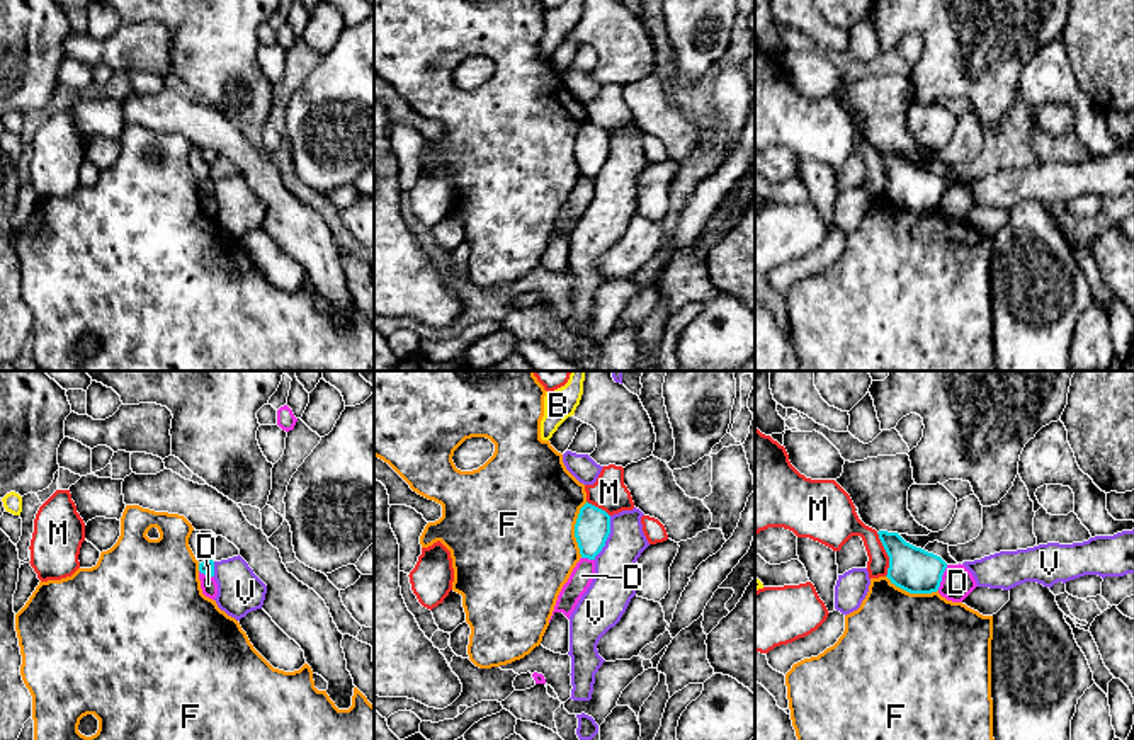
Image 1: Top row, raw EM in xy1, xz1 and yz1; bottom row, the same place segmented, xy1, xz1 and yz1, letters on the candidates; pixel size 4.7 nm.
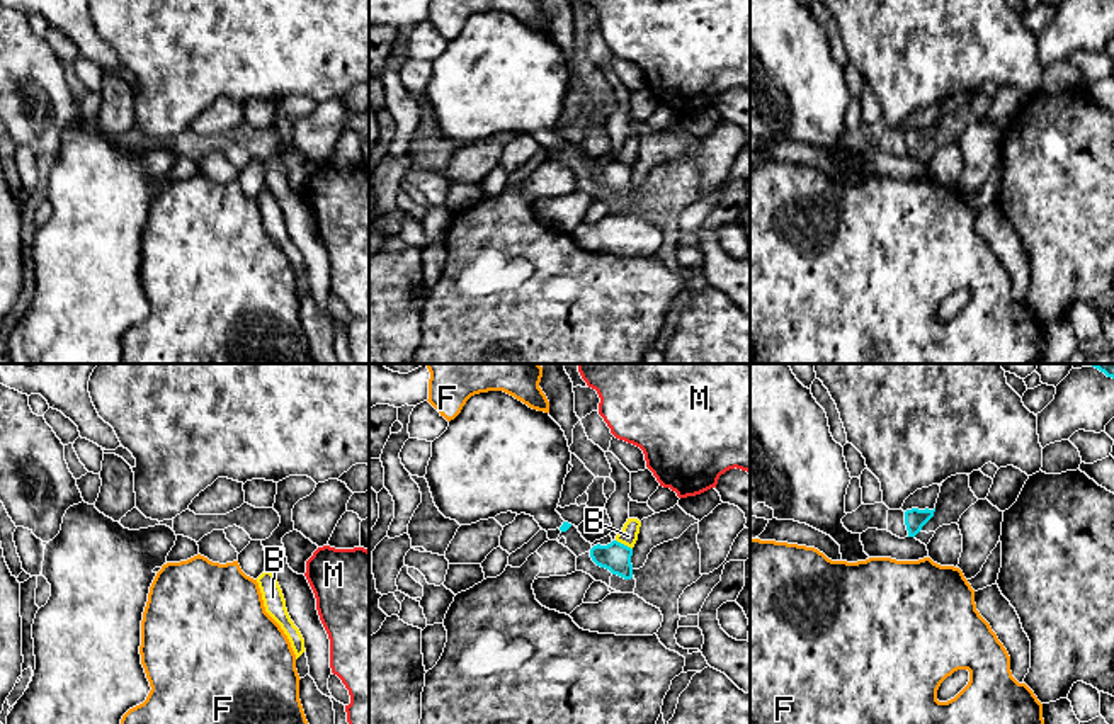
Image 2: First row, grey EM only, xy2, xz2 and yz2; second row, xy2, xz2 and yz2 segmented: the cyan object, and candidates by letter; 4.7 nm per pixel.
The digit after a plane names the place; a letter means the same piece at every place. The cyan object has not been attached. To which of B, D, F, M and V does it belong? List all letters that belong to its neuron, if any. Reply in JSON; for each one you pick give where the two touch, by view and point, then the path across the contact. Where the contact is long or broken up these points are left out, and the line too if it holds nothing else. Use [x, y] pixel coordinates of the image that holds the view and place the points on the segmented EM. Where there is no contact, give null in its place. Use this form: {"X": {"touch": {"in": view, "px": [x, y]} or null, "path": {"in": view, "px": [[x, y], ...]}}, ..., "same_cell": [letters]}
{"same_cell": []}

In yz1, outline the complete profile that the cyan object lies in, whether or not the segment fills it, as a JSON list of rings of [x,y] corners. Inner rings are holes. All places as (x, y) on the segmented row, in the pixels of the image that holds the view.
[[[879,531],[889,556],[887,578],[910,594],[937,592],[947,563],[921,548],[906,543],[898,532]]]

